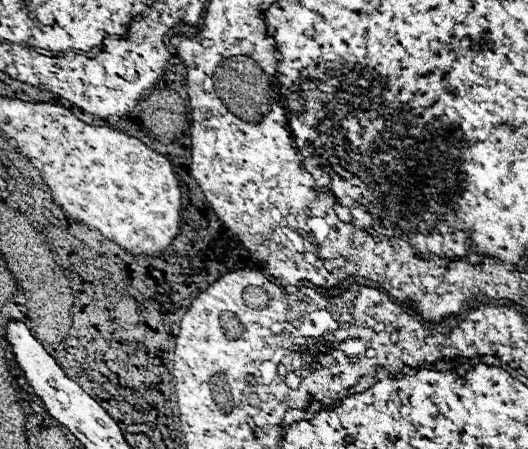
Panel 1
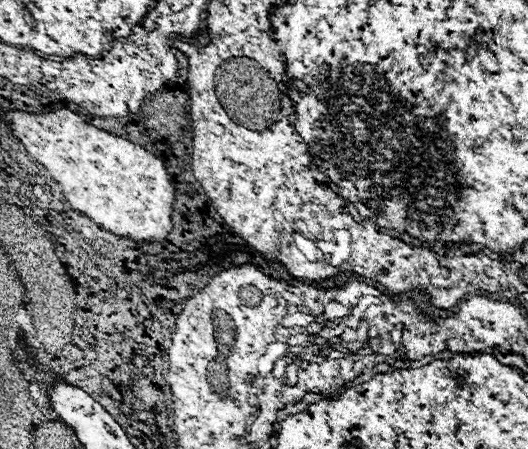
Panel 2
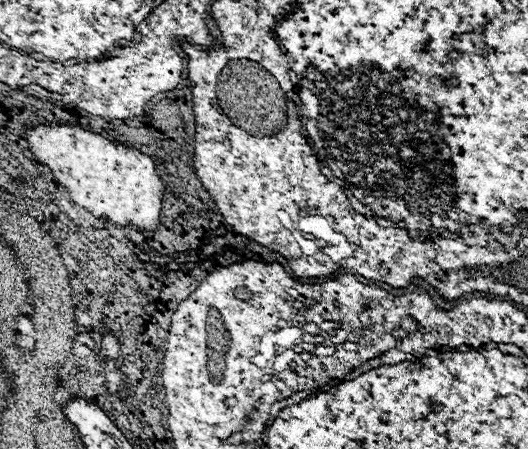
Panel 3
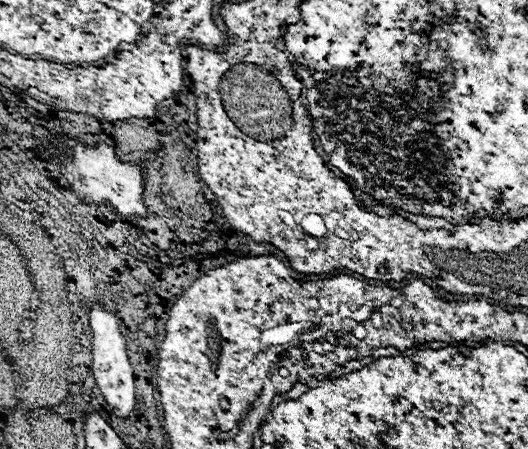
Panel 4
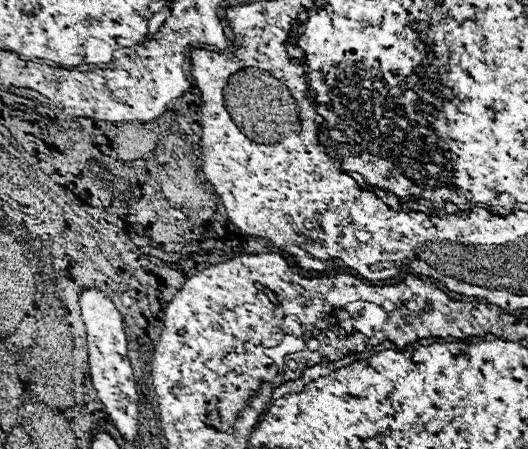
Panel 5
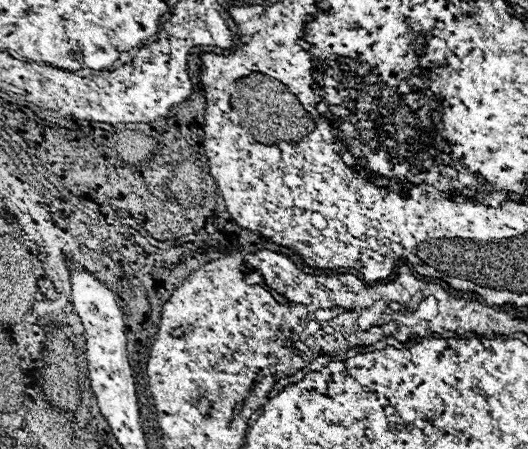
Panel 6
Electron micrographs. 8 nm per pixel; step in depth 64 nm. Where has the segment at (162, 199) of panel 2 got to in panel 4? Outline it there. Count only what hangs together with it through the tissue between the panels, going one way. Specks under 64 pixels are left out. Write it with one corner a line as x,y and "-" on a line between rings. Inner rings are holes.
70,142
74,148
74,162
64,166
64,176
68,178
68,182
72,184
72,188
76,190
76,198
84,204
90,202
108,202
116,212
124,214
124,216
132,216
132,214
146,214
144,202
142,202
142,188
144,188
144,180
142,180
142,172
138,164
122,164
118,162
114,148
100,144
98,148
84,148
78,142

